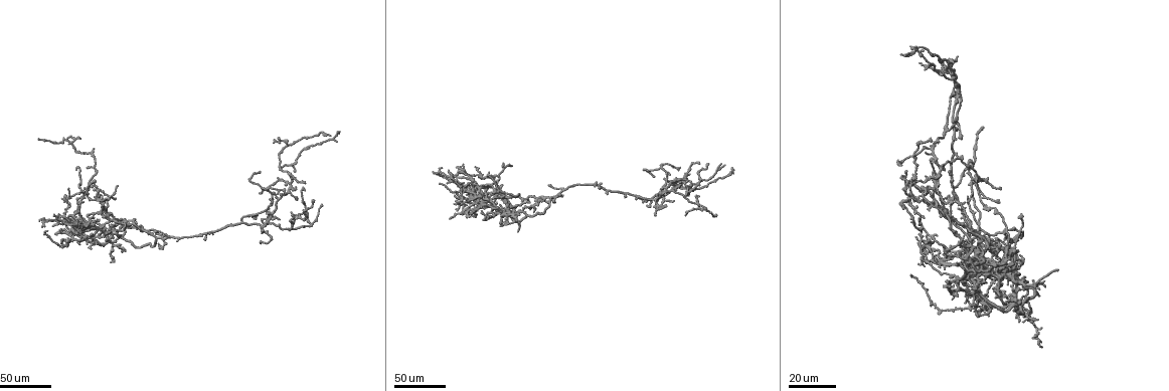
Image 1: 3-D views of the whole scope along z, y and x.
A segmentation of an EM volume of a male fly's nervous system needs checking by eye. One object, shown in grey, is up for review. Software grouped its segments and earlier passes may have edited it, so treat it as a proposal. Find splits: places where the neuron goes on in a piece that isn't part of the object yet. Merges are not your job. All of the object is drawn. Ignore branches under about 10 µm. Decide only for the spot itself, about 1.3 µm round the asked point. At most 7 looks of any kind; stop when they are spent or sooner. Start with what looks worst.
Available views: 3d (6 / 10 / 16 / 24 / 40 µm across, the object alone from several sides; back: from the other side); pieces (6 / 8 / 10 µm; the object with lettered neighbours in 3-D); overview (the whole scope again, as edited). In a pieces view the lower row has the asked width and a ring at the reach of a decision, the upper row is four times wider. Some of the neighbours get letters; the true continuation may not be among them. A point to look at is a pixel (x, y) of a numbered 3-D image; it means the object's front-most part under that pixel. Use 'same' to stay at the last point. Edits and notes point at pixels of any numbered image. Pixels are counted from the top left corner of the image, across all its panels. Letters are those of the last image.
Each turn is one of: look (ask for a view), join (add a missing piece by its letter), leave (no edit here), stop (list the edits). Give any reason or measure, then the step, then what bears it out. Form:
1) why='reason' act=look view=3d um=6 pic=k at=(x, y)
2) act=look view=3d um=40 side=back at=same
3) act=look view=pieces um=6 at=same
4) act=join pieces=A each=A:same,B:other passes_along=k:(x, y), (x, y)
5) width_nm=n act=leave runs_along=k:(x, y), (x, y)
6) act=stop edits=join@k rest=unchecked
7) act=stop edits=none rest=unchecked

why='long arm stops here' act=look view=3d um=40 pic=1 at=(488, 173)

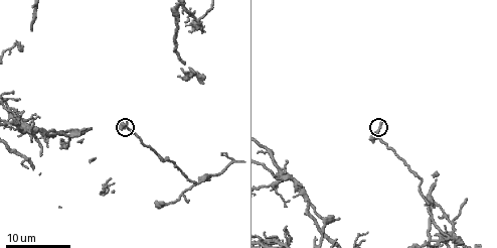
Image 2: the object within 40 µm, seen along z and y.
act=look view=pieces um=8 pic=2 at=(129, 121)

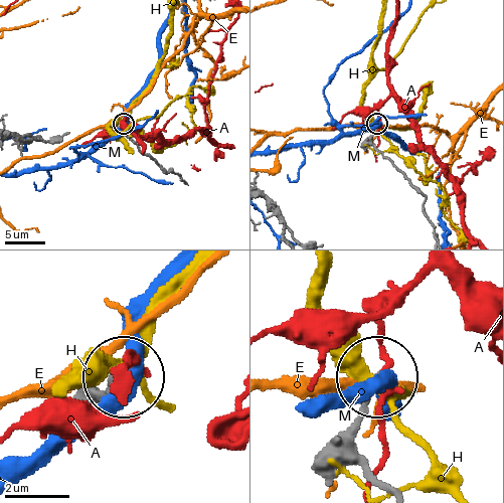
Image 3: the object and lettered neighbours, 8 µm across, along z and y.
act=leave each=A:other,E:other,H:other,M:other found='none of them fits'

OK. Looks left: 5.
why='free end' act=look view=3d um=24 pic=1 at=(439, 185)

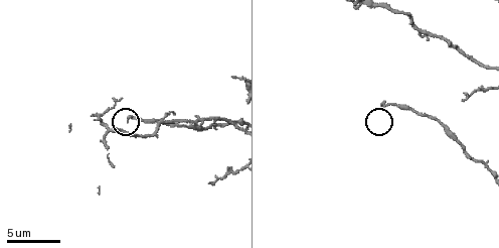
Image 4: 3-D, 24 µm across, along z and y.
why='what lies round it' act=look view=pieces um=6 pic=4 at=(128, 116)

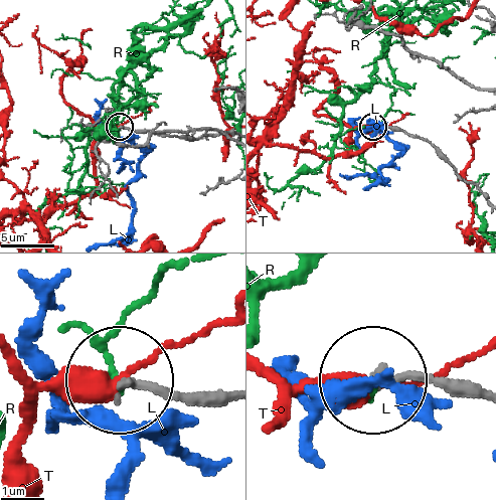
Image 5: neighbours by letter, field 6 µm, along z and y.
act=leave each=L:other,R:other,T:other found='no lettered piece goes on from it'

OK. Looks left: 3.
why='end of a long branch' act=look view=3d um=24 pic=1 at=(973, 289)

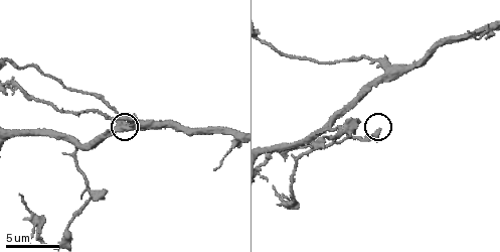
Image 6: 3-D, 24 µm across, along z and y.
act=look view=pieces um=10 pic=6 at=(125, 123)

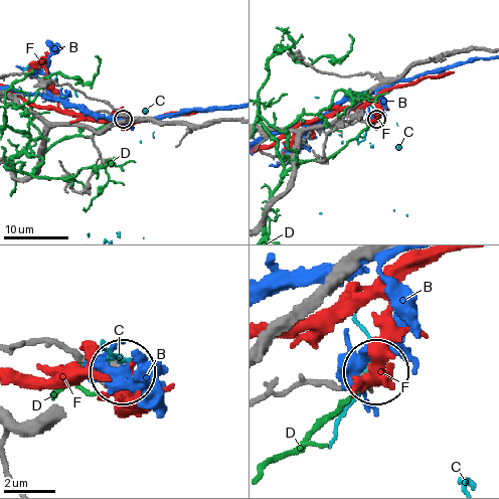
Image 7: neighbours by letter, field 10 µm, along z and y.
act=leave each=B:other,C:other,D:other,F:other found='none of them fits'

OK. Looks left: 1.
act=stop edits=none rest=unchecked

